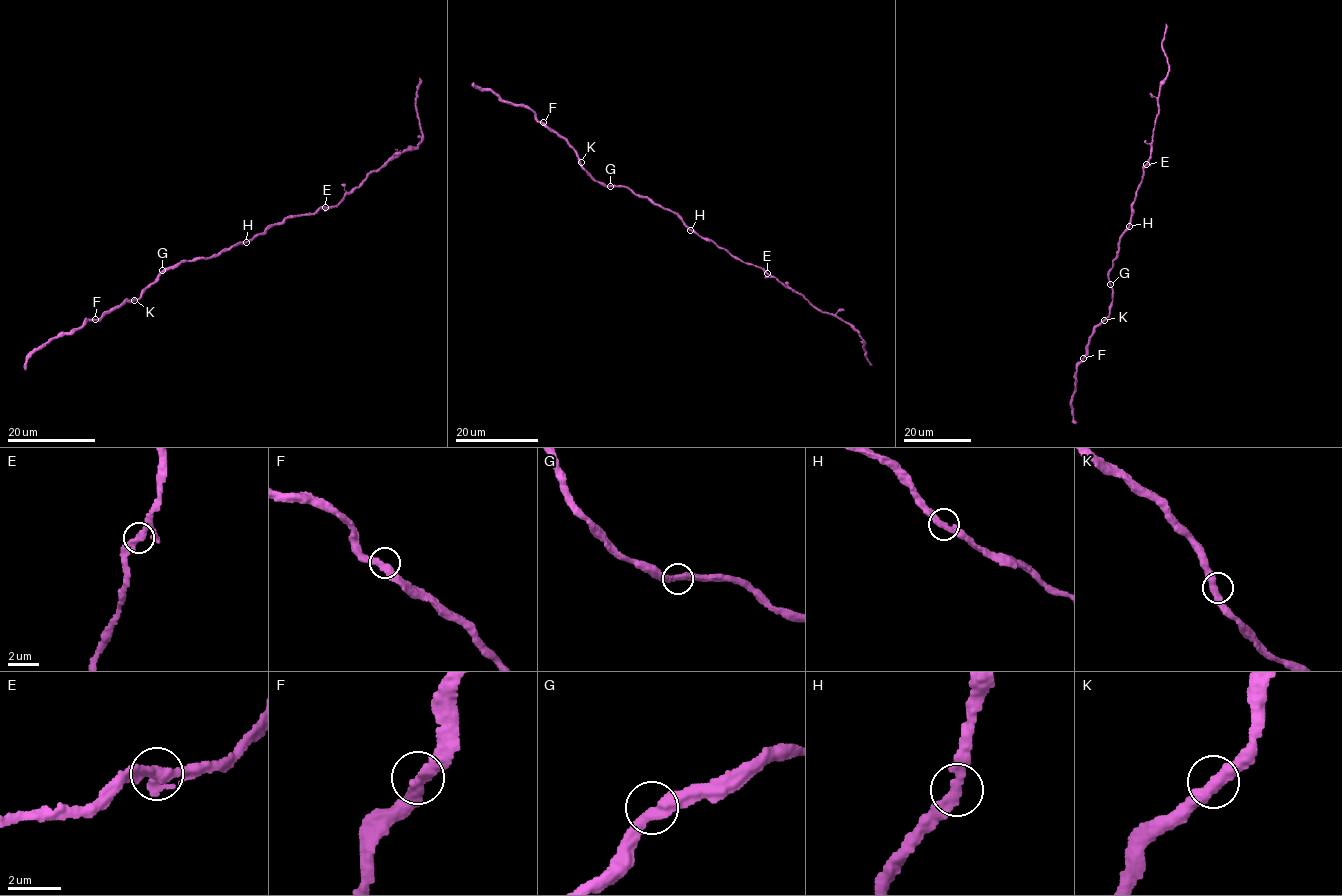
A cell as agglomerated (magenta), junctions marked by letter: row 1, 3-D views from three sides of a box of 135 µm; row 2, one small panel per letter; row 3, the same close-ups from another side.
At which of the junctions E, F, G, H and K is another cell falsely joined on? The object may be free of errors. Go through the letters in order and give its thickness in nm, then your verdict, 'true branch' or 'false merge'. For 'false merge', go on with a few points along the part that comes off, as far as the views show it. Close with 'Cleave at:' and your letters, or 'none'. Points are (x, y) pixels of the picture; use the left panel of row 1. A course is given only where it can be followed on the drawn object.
E: 360 nm thick; true branch
F: 380 nm thick; true branch
G: 380 nm thick; true branch
H: 360 nm thick; true branch
K: 400 nm thick; true branch
Cleave at: none

